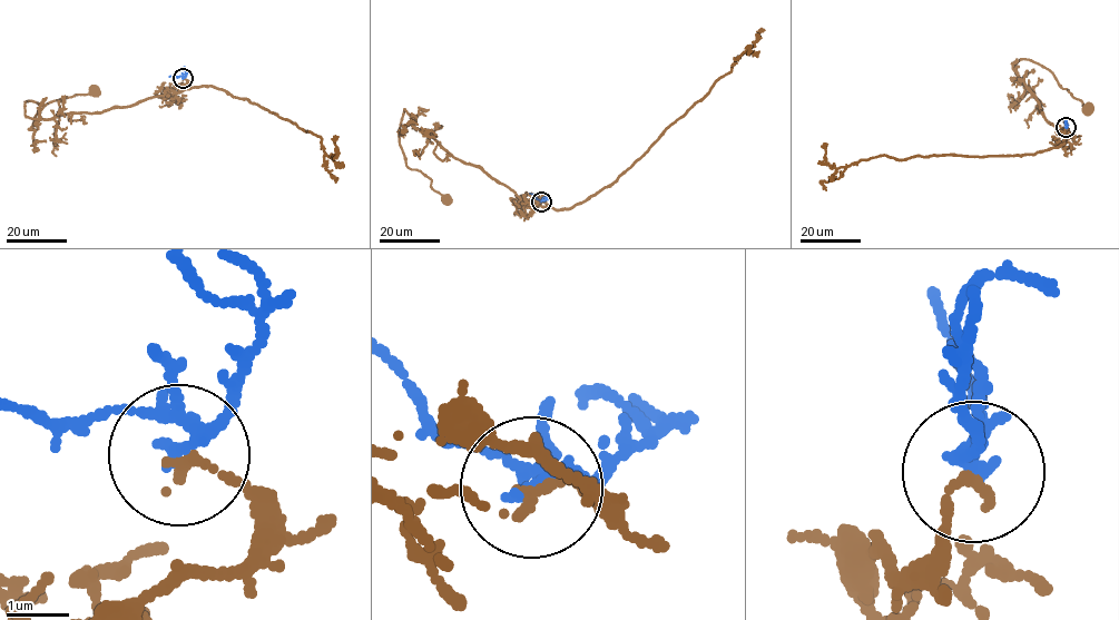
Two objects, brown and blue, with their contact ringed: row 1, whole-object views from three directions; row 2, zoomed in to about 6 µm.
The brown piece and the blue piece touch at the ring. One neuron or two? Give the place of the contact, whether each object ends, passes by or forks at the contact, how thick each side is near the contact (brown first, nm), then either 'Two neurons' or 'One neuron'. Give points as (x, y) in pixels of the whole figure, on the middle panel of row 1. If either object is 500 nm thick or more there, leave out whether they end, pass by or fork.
Place: (541, 202). At the ring brown ends. At the ring blue forks. Thickness 160 nm (brown) against 140 nm. Two neurons

